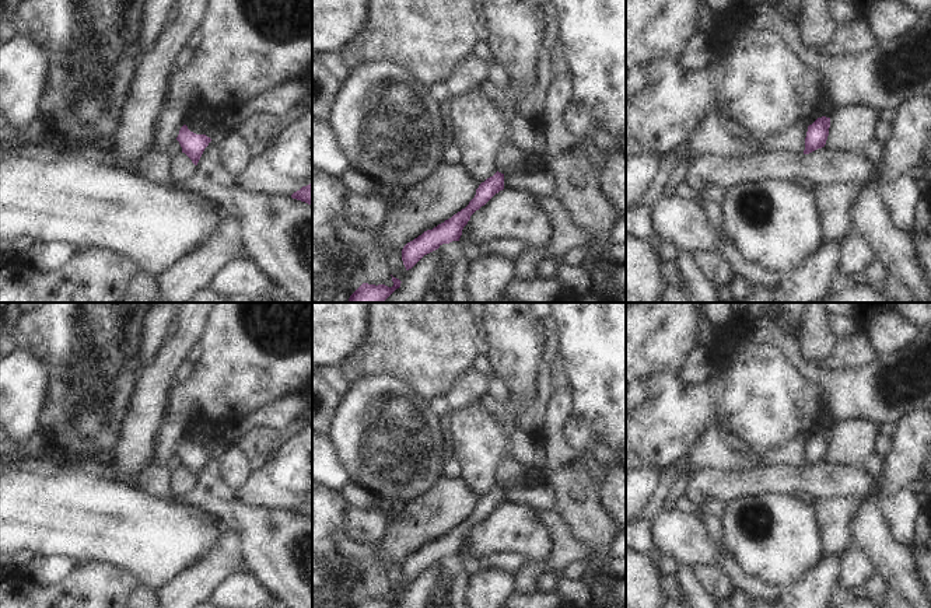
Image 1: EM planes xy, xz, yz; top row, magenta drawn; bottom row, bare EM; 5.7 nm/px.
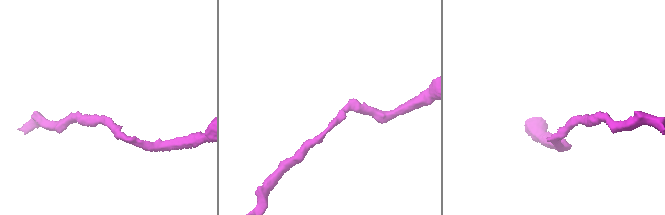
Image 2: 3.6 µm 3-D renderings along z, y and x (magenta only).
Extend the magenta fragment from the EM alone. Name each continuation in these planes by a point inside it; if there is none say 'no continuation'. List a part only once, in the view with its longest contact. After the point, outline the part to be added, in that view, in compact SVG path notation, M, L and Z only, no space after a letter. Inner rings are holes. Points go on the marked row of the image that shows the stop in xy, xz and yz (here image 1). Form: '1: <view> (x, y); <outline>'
no continuation

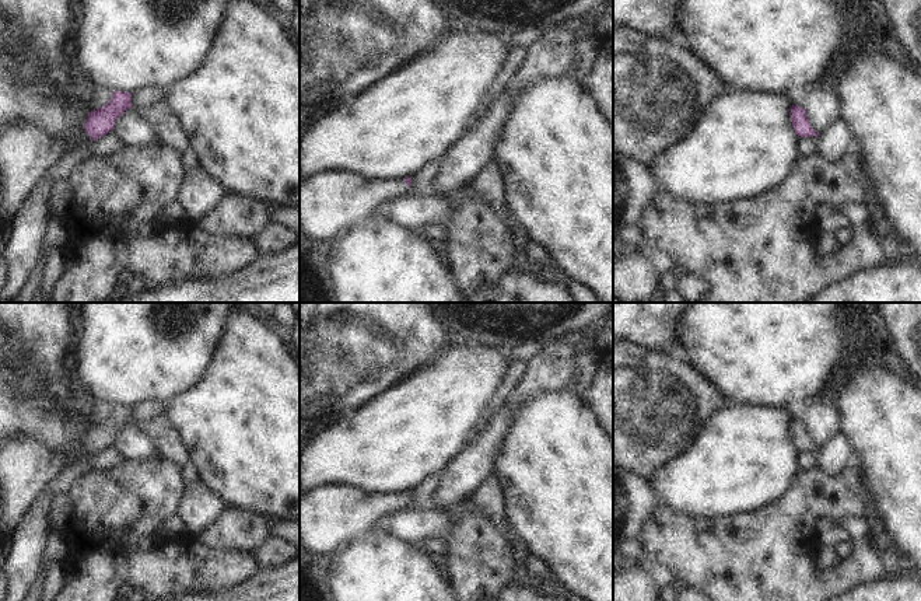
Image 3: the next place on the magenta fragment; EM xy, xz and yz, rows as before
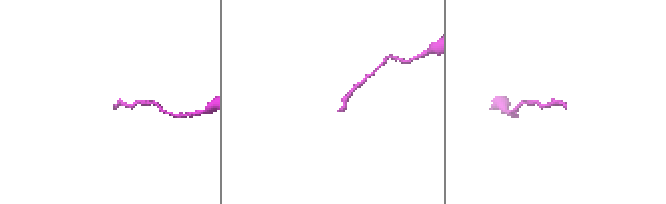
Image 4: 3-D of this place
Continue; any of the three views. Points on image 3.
1: xz (331, 203); M322 172L312 175L307 182L300 184L300 240L311 247L326 247L344 231L374 216L382 203L410 192L412 189L405 179L384 182L347 172Z

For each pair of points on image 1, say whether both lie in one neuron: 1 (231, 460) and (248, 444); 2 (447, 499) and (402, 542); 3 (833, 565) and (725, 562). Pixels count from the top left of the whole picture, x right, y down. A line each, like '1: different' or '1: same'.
1: different
2: same
3: same

